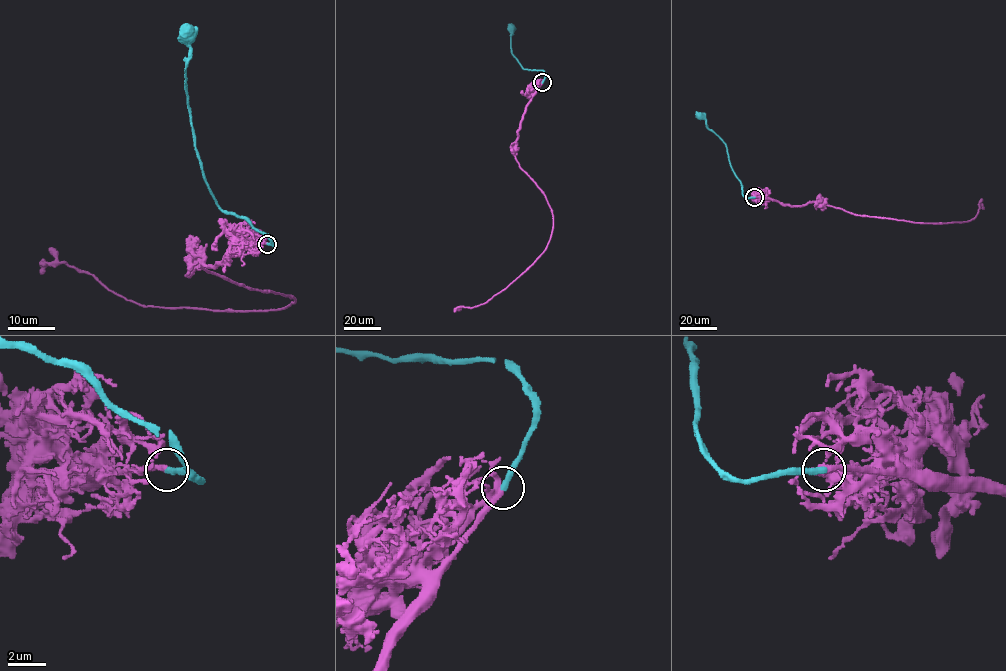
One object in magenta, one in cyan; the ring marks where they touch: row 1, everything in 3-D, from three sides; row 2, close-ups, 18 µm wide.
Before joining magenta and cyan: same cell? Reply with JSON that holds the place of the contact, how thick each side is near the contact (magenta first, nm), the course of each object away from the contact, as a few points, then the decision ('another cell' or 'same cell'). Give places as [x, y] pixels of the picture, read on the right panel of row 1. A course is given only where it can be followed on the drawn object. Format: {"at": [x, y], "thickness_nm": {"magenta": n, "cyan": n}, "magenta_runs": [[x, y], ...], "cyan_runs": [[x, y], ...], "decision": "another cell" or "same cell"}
{"at": [754, 197], "thickness_nm": {"magenta": 180, "cyan": 340}, "magenta_runs": [[754, 197], [793, 206], [822, 203], [858, 215], [928, 223], [968, 221], [977, 214], [978, 204], [983, 209]], "cyan_runs": [[754, 197], [745, 198], [742, 193], [741, 184], [729, 160], [726, 144], [700, 117]], "decision": "same cell"}

